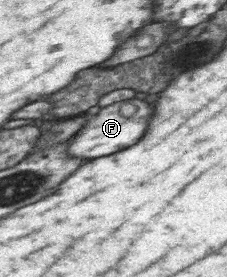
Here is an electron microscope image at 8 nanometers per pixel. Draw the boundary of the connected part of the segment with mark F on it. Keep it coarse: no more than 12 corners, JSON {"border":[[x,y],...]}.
{"border":[[150,104],[102,107],[66,144],[82,160],[118,152],[144,134]]}

